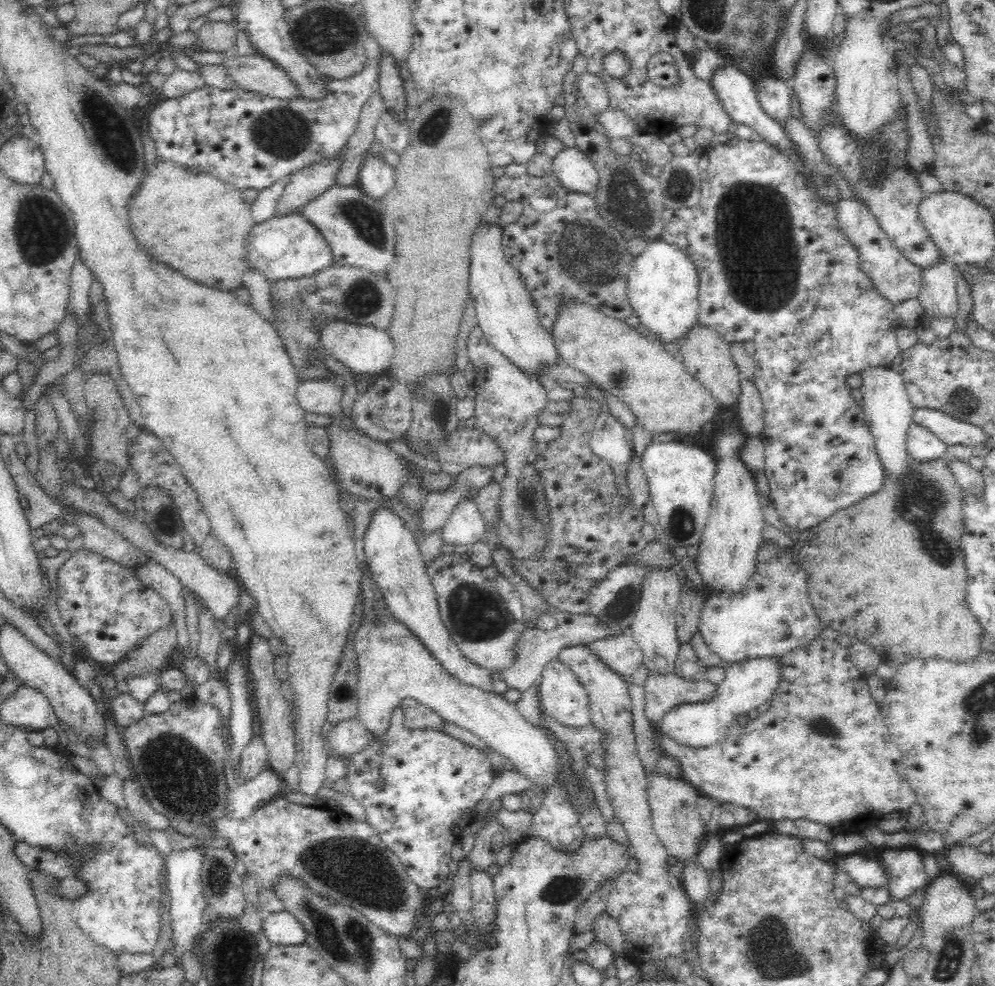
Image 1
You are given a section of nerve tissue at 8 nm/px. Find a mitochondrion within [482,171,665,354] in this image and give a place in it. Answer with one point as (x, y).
(588, 255)

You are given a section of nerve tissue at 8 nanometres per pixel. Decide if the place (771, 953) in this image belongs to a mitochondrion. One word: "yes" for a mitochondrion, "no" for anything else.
yes

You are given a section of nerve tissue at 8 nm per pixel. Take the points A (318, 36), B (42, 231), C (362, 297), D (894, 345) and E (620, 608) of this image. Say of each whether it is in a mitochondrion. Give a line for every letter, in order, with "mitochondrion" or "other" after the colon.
A: mitochondrion
B: mitochondrion
C: mitochondrion
D: other
E: mitochondrion

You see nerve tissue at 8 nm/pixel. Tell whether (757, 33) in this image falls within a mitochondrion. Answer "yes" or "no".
yes

